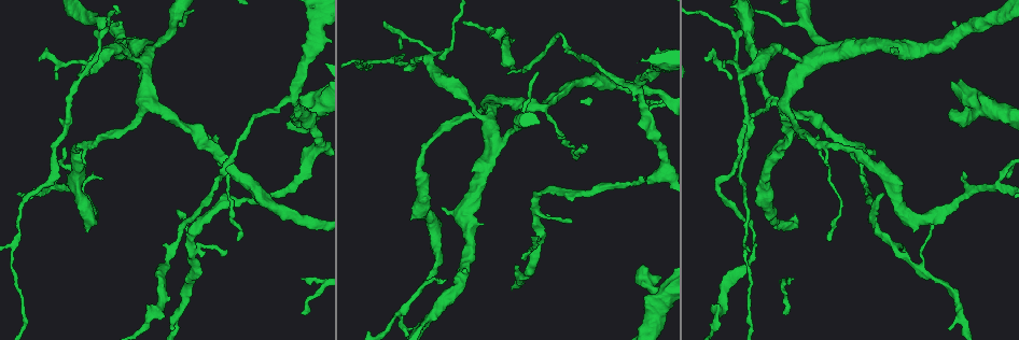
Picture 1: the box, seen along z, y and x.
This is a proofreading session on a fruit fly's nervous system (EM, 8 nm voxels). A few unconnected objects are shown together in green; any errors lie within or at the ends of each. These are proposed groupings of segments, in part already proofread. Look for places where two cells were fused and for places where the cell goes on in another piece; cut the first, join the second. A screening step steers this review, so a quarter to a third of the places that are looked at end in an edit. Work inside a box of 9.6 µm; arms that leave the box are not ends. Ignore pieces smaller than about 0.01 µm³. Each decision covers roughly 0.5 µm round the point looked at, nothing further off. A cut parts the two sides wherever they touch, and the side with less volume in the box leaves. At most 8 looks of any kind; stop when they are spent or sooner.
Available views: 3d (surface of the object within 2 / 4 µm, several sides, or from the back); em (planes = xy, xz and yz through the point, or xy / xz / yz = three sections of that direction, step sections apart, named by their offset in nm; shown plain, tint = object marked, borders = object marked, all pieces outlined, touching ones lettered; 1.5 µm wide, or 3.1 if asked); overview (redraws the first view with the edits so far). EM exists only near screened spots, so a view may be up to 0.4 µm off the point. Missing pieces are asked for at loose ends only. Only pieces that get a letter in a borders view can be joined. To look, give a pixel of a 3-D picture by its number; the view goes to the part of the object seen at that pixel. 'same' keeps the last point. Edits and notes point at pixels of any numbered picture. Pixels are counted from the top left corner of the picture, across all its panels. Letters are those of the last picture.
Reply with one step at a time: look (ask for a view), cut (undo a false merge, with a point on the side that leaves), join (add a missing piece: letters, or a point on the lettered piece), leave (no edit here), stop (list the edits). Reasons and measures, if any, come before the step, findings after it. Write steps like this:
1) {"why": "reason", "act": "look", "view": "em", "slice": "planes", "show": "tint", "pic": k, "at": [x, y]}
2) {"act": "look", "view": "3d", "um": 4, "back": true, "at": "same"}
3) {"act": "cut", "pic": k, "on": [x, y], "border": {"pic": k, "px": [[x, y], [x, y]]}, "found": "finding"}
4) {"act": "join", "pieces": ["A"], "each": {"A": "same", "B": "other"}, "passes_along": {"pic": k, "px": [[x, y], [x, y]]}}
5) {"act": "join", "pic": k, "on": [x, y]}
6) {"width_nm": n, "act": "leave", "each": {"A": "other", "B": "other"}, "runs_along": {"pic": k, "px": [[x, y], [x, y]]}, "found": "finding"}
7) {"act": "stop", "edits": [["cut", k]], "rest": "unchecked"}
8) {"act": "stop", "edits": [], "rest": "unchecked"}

{"why": "an open end", "act": "look", "view": "3d", "um": 2, "pic": 1, "at": [703, 58]}

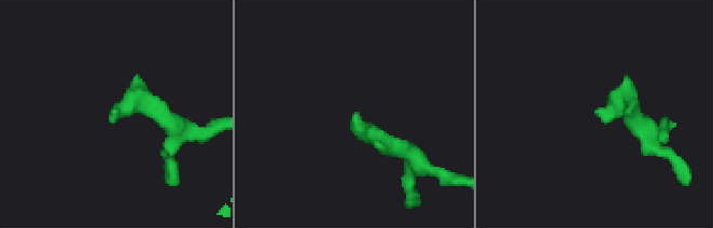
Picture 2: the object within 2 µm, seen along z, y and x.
{"act": "look", "view": "em", "slice": "planes", "show": "plain", "pic": 2, "at": [113, 106]}

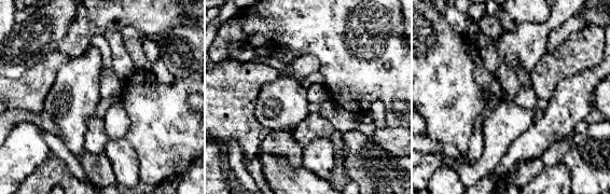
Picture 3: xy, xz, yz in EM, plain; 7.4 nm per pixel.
{"why": "see the neighbours", "act": "look", "view": "em", "slice": "planes", "show": "borders", "at": "same"}

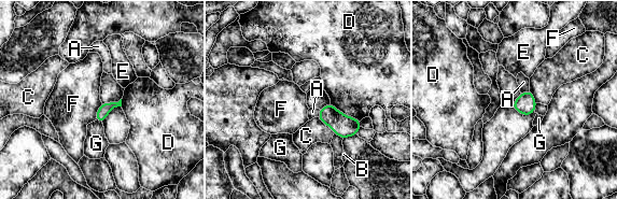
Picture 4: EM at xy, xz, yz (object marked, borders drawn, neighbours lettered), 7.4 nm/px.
{"act": "leave", "each": {"A": "other", "B": "other", "C": "other", "D": "other", "E": "other", "F": "other", "G": "other"}, "found": "no lettered piece goes on from it"}

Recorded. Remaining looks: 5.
{"act": "look", "view": "em", "slice": "planes", "show": "borders", "pic": 1, "at": [431, 61]}

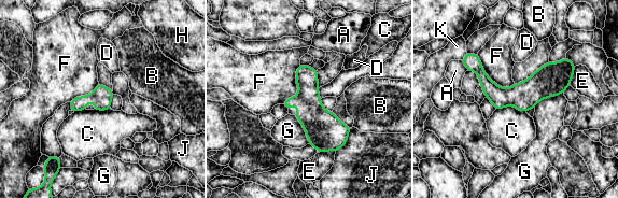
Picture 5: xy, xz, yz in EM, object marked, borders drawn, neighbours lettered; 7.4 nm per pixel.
{"width_nm": 160, "act": "leave", "each": {"A": "other", "B": "other", "C": "other", "D": "other", "E": "other", "F": "other", "G": "other", "H": "other", "J": "other", "K": "other"}, "runs_along": {"pic": 5, "px": [[465, 59], [499, 94], [572, 67]]}, "found": "one cell here"}

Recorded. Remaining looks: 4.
{"why": "branch stops here", "act": "look", "view": "em", "slice": "xz", "step": 4, "show": "tint", "pic": 1, "at": [641, 265]}

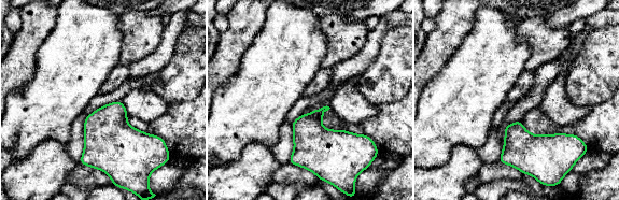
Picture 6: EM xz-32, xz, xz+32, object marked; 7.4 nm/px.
{"act": "look", "view": "em", "slice": "planes", "show": "borders", "at": "same"}

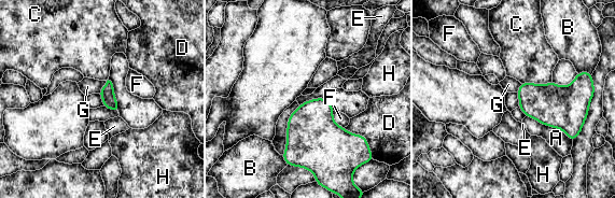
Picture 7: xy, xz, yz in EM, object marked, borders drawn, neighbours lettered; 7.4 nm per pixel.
{"act": "leave", "each": {"A": "other", "B": "other", "C": "other", "D": "other", "E": "other", "F": "other", "G": "other", "H": "other"}, "border": {"pic": 7, "px": [[108, 80], [97, 93]]}, "found": "none of them fits"}

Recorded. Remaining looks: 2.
{"act": "stop", "edits": [], "rest": "unchecked"}

